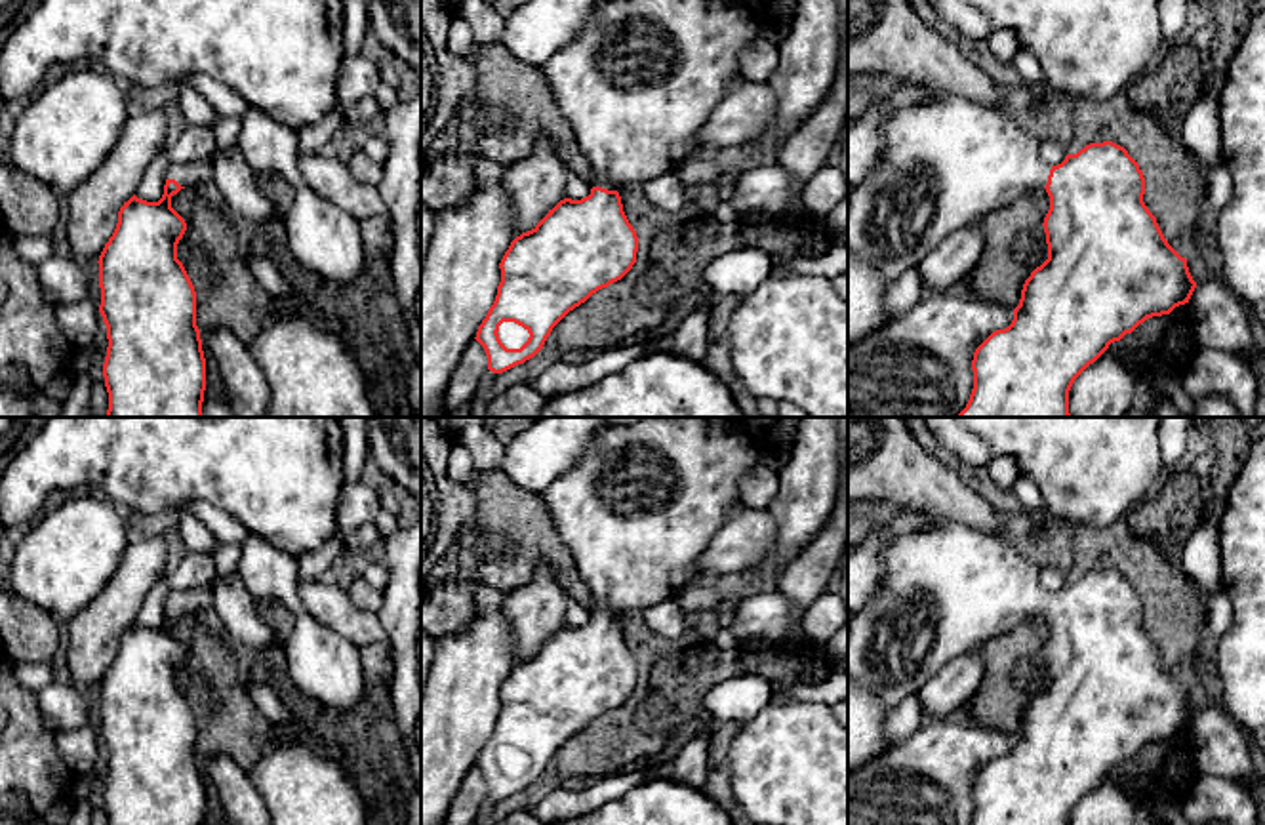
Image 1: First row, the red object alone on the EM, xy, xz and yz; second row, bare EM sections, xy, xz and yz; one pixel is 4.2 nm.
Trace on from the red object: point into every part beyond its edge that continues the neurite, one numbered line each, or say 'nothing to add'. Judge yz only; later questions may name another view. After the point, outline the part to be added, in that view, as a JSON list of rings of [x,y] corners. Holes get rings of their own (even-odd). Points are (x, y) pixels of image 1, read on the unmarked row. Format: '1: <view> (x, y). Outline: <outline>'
1: yz (945, 589). Outline: [[[960,522],[894,537],[882,547],[882,581],[848,623],[848,678],[892,711],[953,657],[1044,615],[1050,596],[1017,541]]]

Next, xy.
1: xy (189, 601). Outline: [[[211,589],[173,591],[166,598],[166,606],[175,606],[181,614],[194,615],[198,610],[211,606]]]

